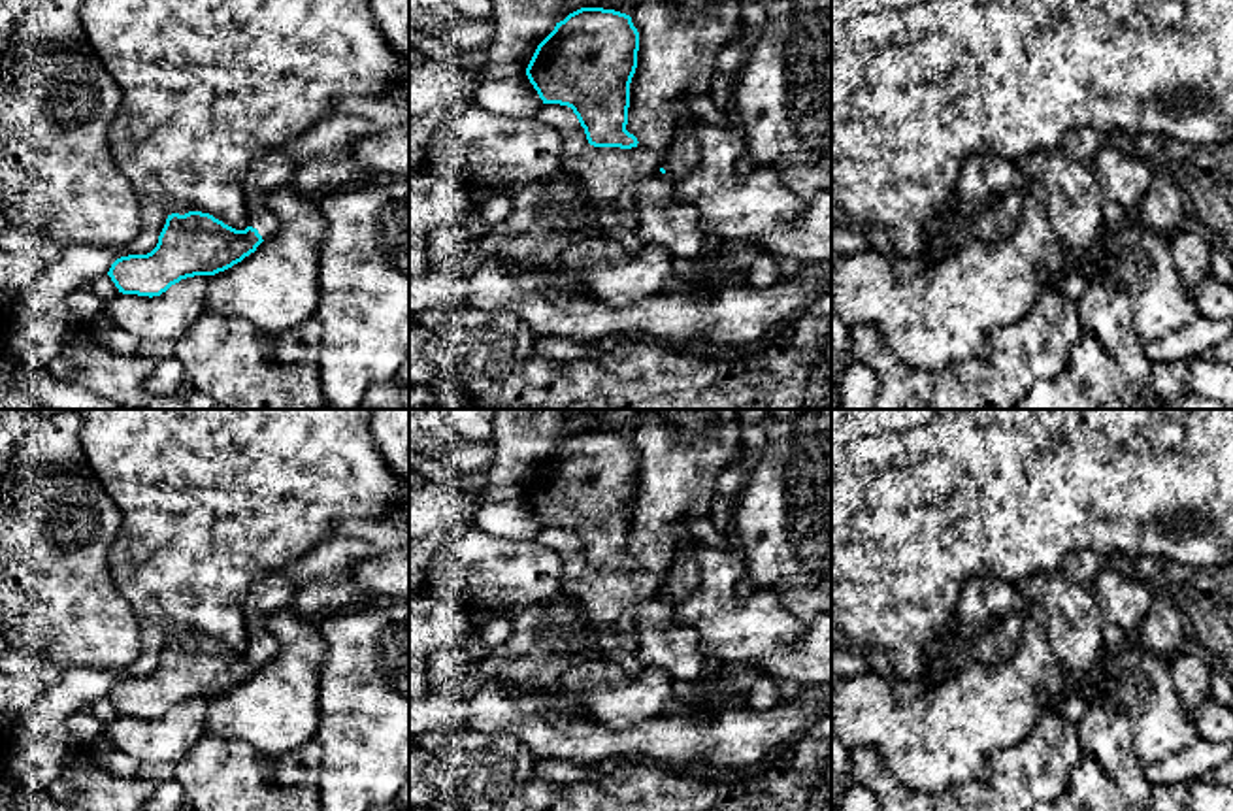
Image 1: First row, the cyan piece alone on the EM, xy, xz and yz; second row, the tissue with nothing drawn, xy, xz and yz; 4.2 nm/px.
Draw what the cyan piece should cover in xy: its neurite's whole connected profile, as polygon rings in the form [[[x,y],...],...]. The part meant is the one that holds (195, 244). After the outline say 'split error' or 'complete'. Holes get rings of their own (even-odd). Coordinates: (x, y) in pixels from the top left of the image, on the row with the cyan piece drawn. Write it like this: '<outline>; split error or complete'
[[[337,113],[313,124],[281,149],[256,157],[243,179],[249,226],[236,230],[209,213],[172,213],[147,255],[117,258],[107,275],[123,294],[160,296],[194,275],[215,275],[241,262],[277,230],[271,194],[311,158],[345,158],[356,141],[381,130],[371,119]]]; split error

